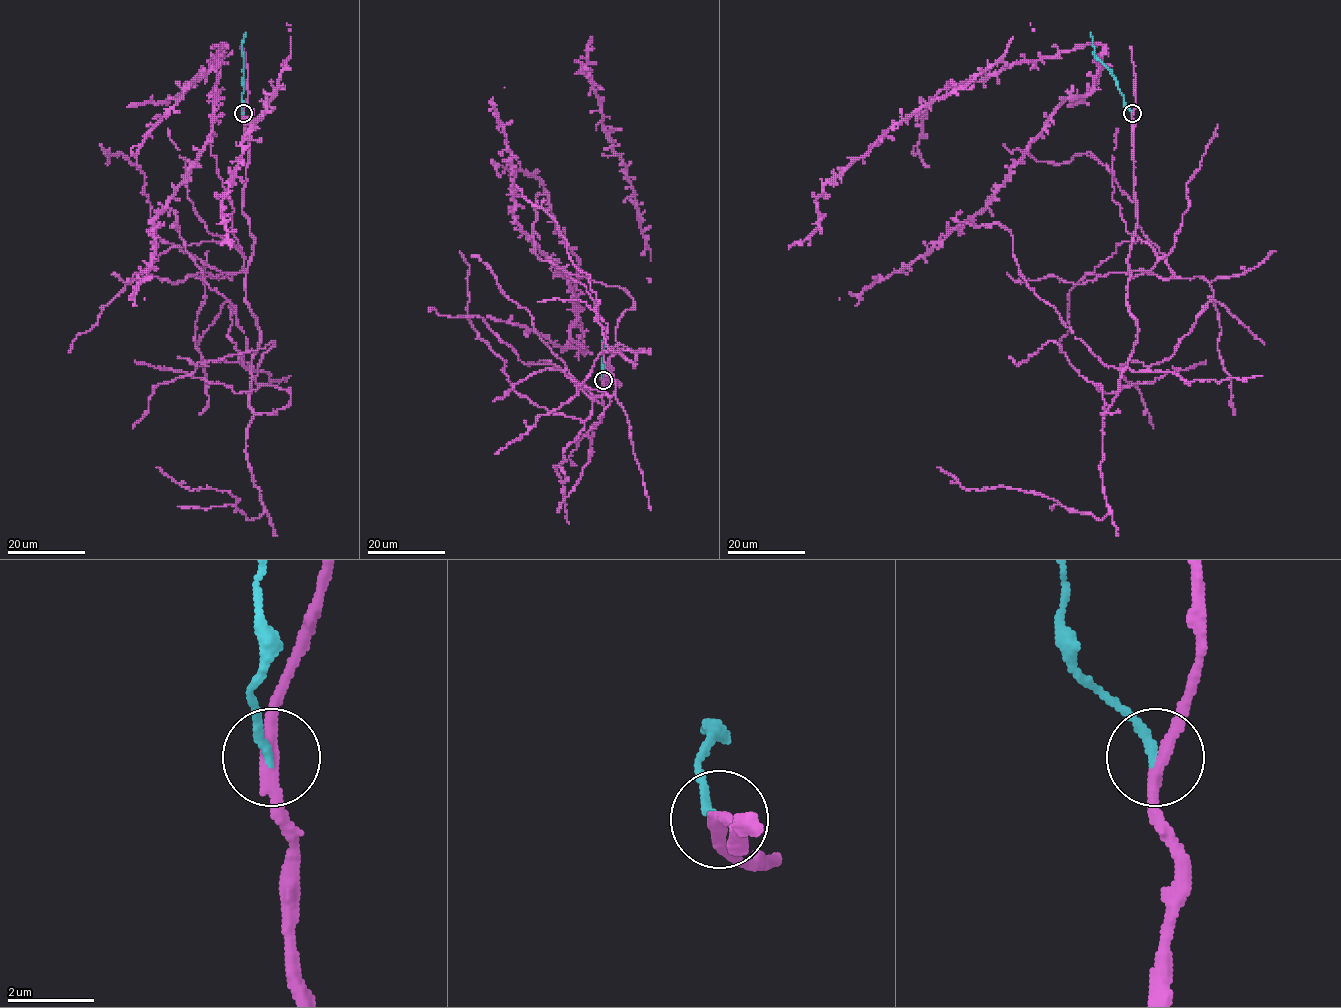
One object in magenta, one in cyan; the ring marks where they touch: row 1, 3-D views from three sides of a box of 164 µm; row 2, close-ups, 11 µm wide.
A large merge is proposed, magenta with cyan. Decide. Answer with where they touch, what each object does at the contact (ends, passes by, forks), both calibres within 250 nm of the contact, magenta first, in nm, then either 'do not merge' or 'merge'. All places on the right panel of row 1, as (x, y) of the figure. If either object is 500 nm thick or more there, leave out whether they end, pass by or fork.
at (1132, 113); magenta passes by; cyan ends there; 320 nm thick on the magenta side, 200 nm on the other; do not merge

